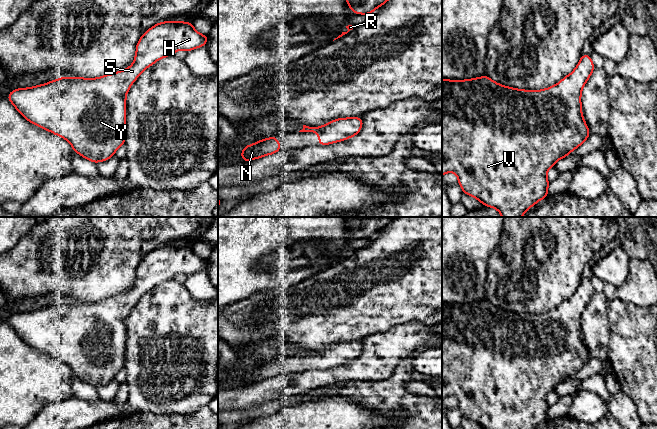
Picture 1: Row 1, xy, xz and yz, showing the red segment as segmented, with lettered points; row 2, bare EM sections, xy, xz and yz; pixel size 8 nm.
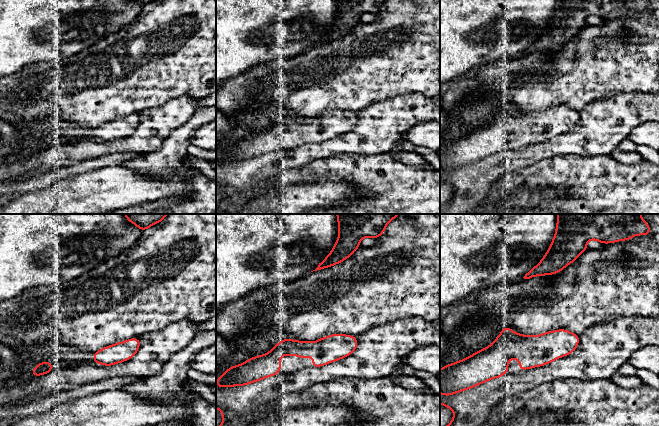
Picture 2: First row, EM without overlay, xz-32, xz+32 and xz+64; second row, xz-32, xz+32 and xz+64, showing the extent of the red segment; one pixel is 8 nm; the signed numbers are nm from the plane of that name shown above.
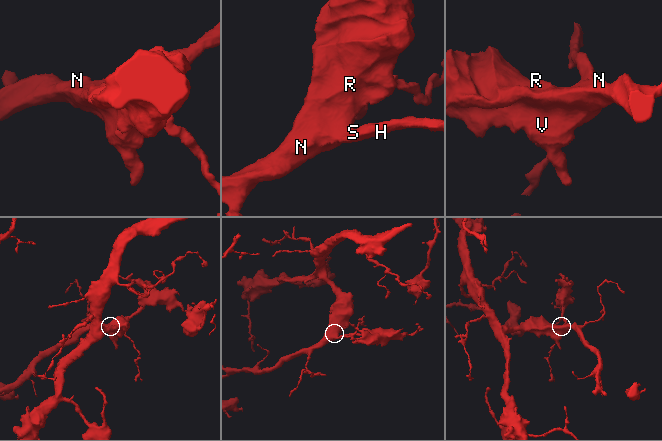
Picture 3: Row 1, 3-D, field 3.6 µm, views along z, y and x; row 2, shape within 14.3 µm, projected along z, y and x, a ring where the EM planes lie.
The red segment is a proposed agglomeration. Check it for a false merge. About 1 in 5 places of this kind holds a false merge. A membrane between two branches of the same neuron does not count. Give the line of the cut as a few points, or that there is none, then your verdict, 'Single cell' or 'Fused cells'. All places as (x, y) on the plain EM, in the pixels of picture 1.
No split. Single cell

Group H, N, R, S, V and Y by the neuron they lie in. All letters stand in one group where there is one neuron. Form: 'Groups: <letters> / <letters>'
Groups: H N R S V Y

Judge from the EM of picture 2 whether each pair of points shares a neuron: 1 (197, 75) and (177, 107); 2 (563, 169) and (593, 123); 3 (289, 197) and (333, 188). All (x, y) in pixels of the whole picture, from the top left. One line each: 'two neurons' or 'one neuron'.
1: two neurons
2: two neurons
3: one neuron

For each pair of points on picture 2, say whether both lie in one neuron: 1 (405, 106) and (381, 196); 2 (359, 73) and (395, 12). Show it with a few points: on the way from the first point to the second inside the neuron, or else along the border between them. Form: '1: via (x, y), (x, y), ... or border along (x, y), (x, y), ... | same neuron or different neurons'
1: border along (406, 131), (390, 150), (375, 155) | different neurons
2: via (380, 60), (401, 51), (416, 36), (416, 29) | same neuron

